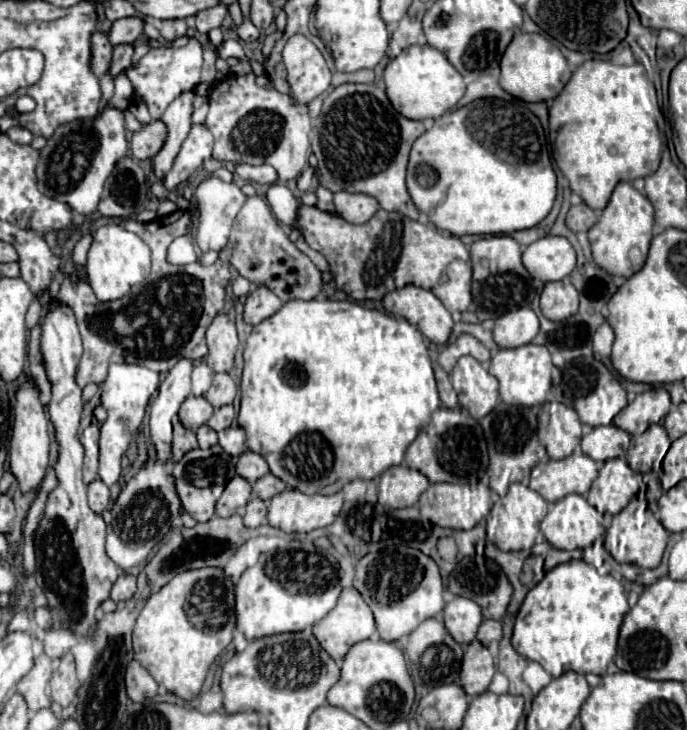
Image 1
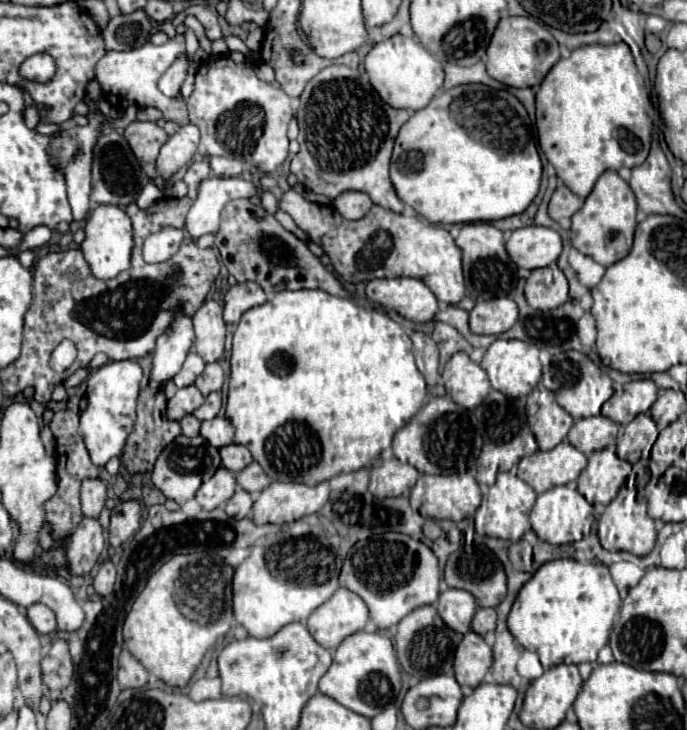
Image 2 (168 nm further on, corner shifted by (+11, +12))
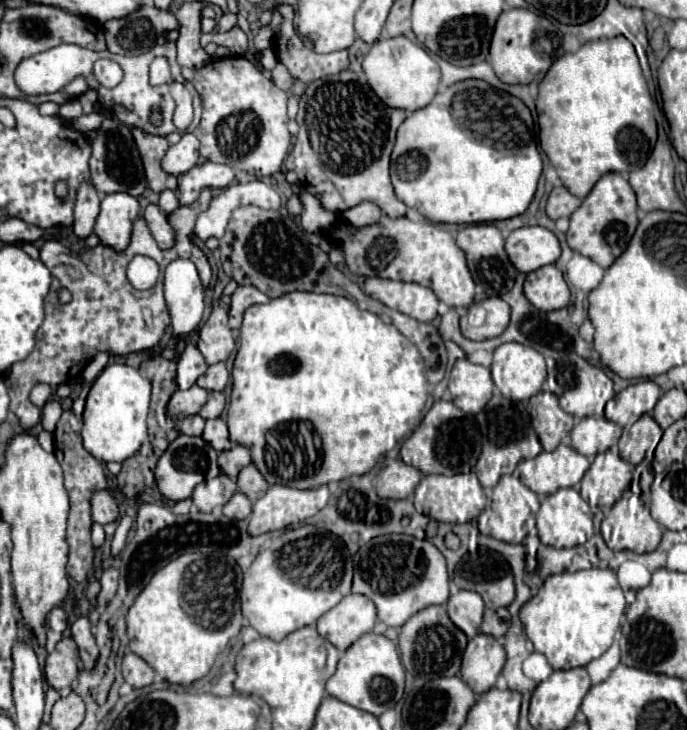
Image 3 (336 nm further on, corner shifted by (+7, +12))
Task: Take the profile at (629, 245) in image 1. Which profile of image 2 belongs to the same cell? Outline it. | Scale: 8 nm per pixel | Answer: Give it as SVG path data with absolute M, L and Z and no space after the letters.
M604 172L594 184L590 196L584 200L584 206L572 216L570 240L578 252L592 256L598 264L610 266L616 260L622 260L630 248L636 228L636 196L616 172Z

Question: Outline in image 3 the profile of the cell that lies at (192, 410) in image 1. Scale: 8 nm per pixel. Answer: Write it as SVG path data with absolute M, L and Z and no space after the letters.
M194 384L188 390L176 390L168 402L168 416L182 420L186 416L198 414L200 408L206 404L206 400L208 400L208 392L198 384Z

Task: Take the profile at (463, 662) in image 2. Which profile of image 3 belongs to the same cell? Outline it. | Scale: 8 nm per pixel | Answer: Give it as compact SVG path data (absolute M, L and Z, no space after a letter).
M482 632L476 634L462 656L462 680L476 692L484 694L490 690L502 672L506 662L504 646L498 644L496 638L484 636Z

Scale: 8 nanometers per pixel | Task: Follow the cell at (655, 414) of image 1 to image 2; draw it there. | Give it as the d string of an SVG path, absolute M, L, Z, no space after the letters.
M650 378L632 380L624 384L622 390L612 394L612 398L603 404L601 414L626 426L638 414L648 412L650 406L656 402L656 396L658 396L658 388Z

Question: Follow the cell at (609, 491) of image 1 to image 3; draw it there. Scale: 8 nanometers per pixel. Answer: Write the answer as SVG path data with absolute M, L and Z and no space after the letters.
M616 452L596 454L592 466L582 478L580 494L594 506L612 506L622 492L630 486L632 466L624 462Z

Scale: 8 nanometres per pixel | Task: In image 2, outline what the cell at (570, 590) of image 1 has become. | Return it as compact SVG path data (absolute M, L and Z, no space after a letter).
M560 558L546 562L524 584L507 618L507 626L516 640L530 652L536 652L542 666L596 662L598 650L608 644L614 618L620 610L620 596L608 566Z

